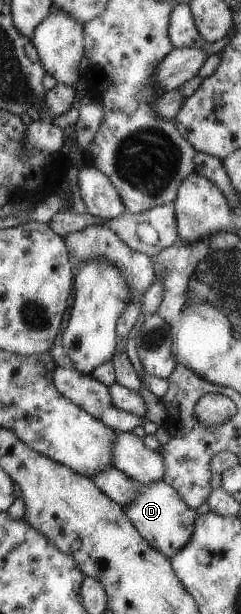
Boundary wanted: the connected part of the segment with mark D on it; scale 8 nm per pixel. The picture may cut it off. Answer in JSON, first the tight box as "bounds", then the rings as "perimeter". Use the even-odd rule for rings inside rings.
{"bounds":[122,480,196,559],"perimeter":[[[162,480],[140,485],[137,496],[122,506],[123,514],[147,544],[170,559],[190,539],[196,513]]]}

